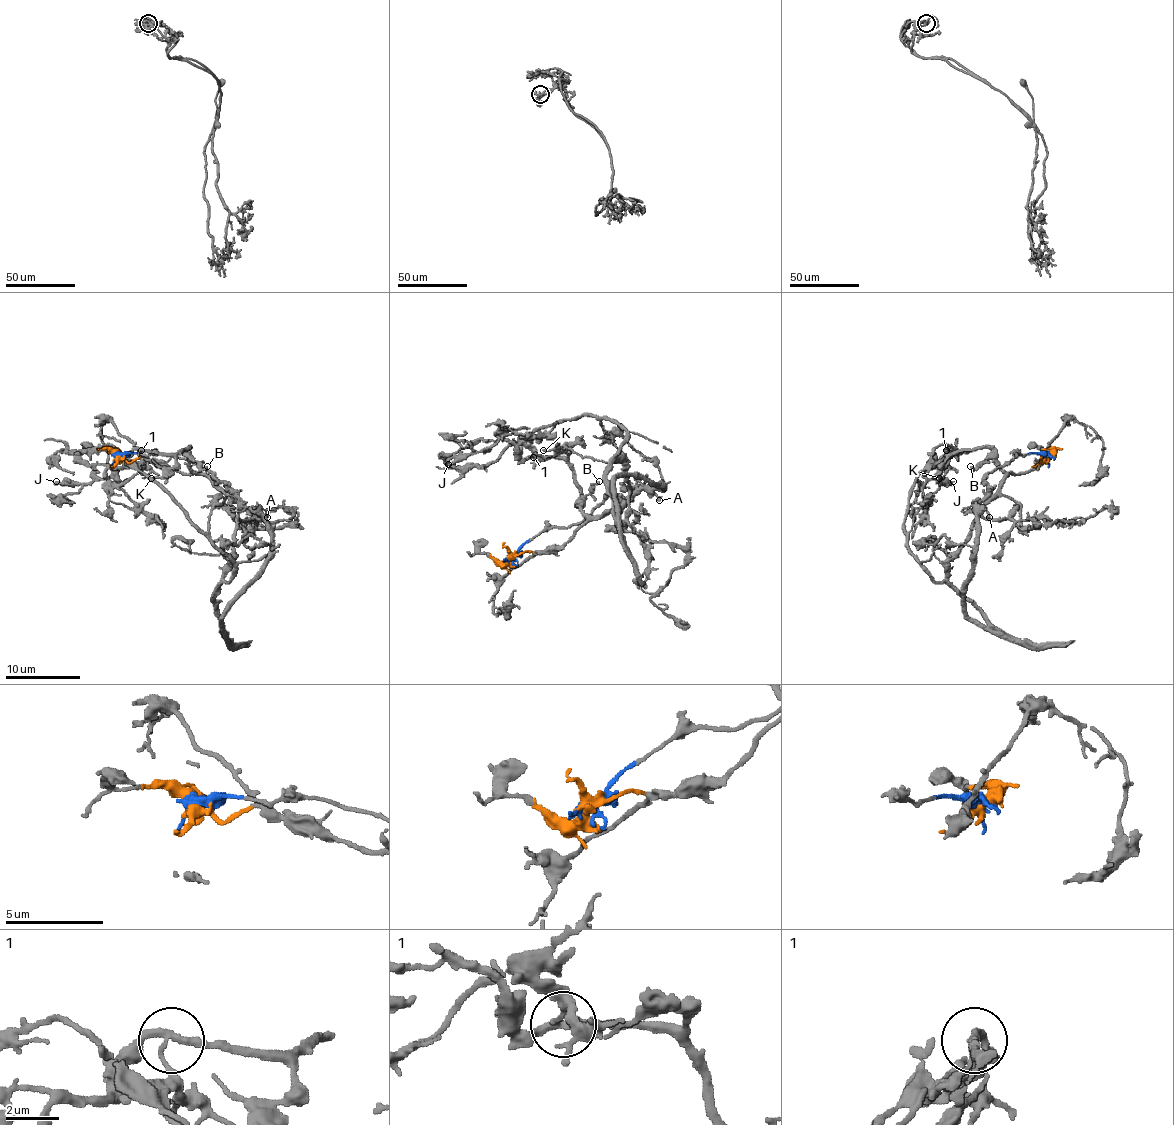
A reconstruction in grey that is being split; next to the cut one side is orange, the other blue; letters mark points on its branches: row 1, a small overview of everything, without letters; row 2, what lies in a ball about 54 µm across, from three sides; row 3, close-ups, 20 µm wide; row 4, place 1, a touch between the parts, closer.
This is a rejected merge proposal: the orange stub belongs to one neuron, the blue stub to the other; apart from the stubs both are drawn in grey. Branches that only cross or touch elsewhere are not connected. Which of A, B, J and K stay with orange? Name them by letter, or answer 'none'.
A, B, J, K

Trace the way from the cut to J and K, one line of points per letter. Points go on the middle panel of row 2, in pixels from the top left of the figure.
J: (509, 558), (556, 552), (584, 522), (575, 472), (562, 458), (522, 458), (498, 436), (448, 464)
K: (509, 558), (522, 552), (556, 552), (586, 520), (575, 470), (565, 453), (552, 449), (543, 451)

